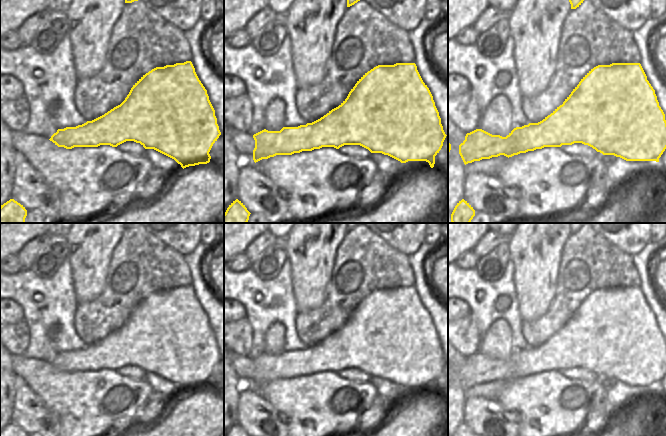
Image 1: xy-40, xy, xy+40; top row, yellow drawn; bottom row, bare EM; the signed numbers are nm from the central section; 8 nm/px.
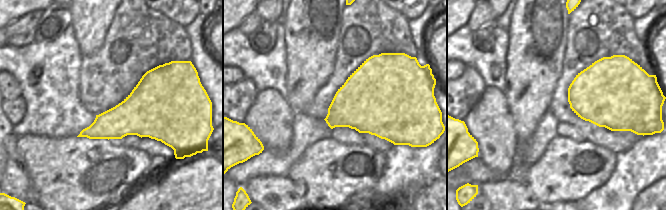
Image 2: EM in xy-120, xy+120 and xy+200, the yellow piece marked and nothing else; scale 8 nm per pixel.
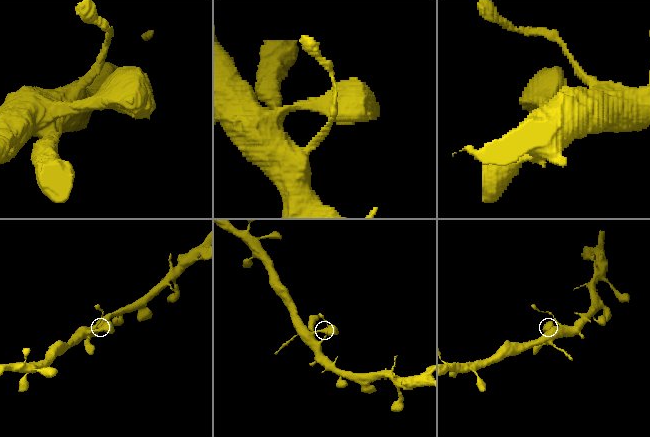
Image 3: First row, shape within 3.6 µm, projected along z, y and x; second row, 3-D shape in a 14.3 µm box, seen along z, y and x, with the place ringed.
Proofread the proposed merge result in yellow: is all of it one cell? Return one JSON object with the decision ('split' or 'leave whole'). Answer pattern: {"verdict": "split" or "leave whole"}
{"verdict": "leave whole"}

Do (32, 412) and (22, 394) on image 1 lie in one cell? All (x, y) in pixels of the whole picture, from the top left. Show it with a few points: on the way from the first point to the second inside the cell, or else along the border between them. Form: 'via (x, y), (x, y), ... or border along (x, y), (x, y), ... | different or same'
via (28, 408), (24, 398) | same

